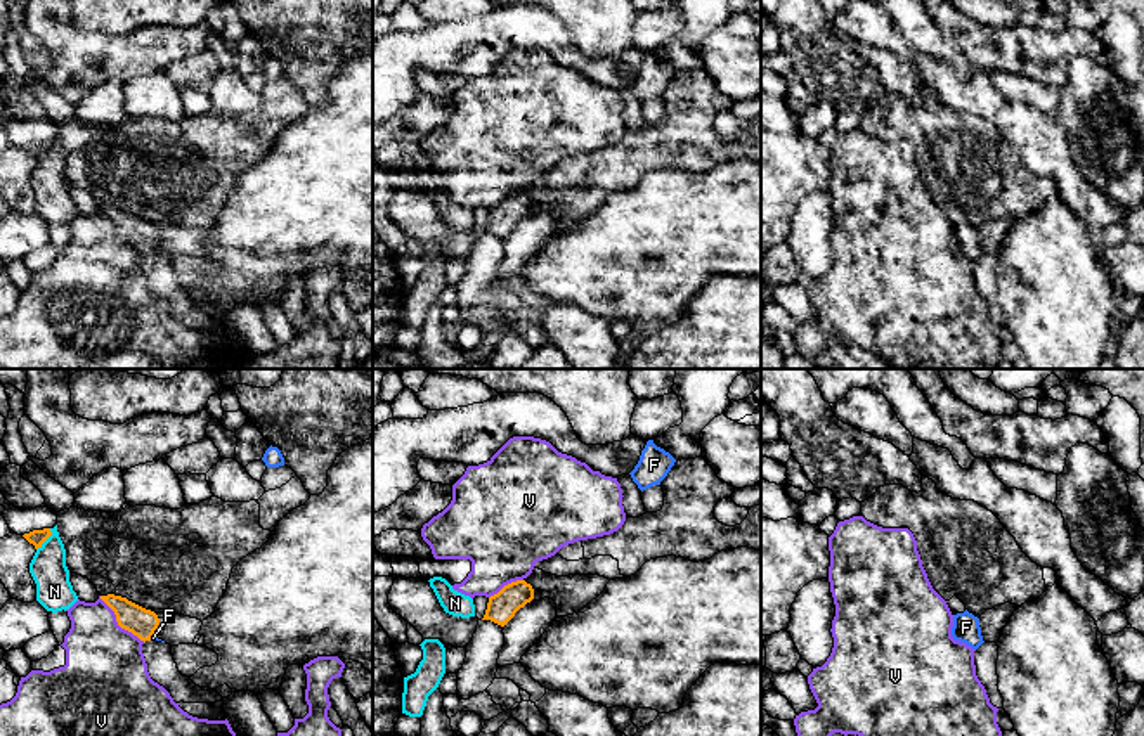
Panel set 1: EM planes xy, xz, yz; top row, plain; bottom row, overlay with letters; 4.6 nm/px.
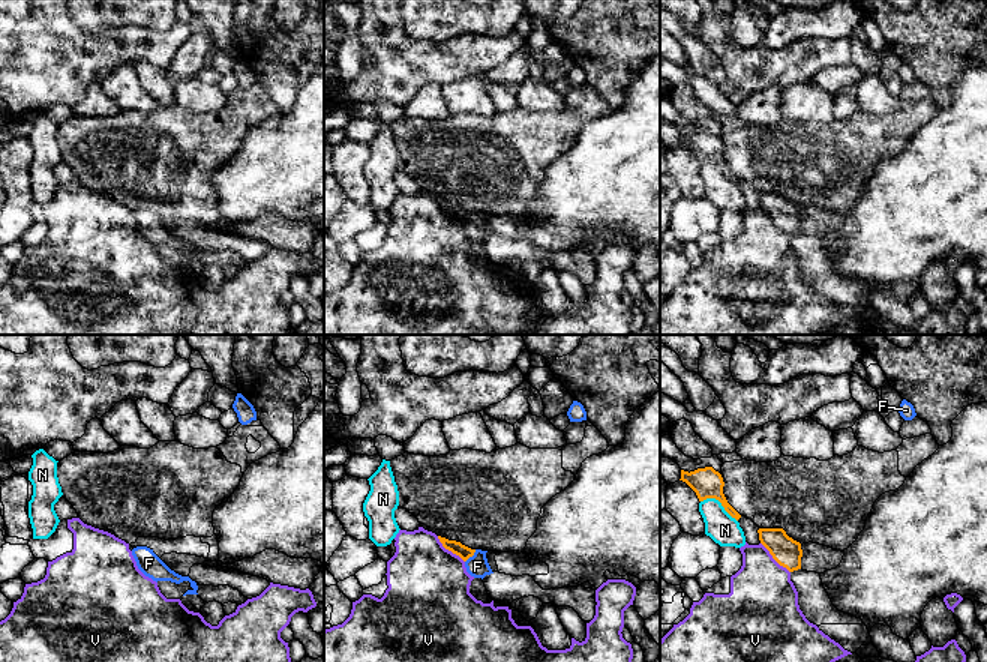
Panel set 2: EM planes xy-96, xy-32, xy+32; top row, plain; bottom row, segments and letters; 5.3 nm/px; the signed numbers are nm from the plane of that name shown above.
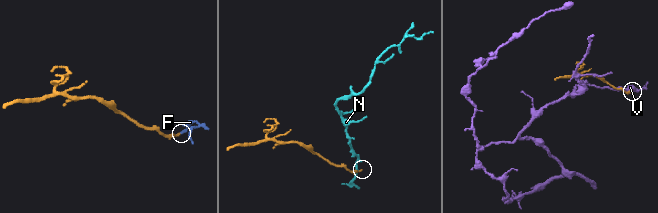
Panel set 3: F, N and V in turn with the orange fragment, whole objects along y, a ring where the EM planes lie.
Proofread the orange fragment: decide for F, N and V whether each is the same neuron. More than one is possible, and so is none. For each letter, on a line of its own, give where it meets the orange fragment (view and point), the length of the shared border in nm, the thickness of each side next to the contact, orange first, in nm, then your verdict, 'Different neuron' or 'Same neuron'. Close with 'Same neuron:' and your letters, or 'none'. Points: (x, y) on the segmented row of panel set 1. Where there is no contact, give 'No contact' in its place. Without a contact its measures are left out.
F: Touches orange at xy (151, 636). Shared border 40 nm. Thickness 140 nm (orange) against 20 nm. Same neuron
N: Touches orange at xy (45, 539). Shared border 120 nm. Thickness 80 nm (orange) against 170 nm. Different neuron
V: Touches orange at xy (118, 624). Shared border 300 nm. Thickness 140 nm (orange) against 380 nm. Different neuron
Same neuron: F

